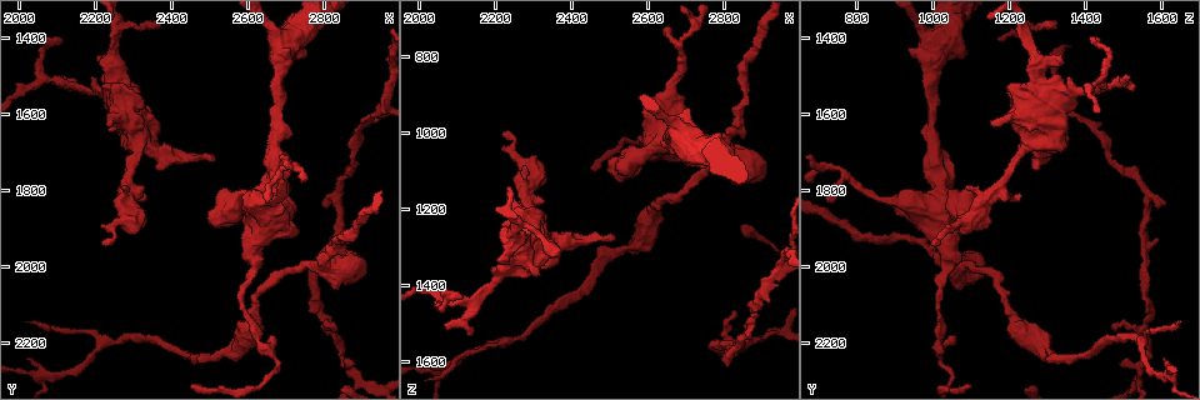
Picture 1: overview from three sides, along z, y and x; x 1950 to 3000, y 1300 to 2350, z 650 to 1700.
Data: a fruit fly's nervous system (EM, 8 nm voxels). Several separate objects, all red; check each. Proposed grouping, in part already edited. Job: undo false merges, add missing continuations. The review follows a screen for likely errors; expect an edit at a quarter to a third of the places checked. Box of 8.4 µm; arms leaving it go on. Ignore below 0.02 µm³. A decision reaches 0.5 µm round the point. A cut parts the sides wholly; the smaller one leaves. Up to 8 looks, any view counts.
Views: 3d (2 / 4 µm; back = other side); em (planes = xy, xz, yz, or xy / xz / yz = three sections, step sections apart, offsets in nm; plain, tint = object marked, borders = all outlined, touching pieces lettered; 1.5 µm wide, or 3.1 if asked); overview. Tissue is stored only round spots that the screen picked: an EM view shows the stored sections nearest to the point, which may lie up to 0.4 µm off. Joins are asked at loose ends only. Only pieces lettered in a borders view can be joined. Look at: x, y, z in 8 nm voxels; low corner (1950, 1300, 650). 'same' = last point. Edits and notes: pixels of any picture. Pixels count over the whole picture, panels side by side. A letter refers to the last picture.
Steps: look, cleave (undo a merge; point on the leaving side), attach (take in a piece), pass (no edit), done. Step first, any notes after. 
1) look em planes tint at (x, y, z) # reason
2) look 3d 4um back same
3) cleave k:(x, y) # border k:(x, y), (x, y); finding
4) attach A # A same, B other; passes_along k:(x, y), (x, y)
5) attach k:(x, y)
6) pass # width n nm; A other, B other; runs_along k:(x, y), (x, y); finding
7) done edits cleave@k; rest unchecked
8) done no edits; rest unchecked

look 3d 4um at (2840, 2175, 1480) # branch stops here

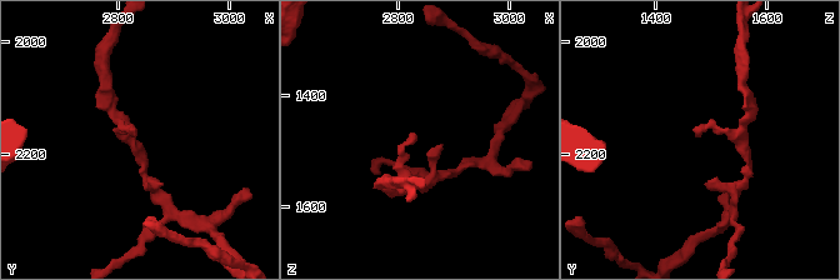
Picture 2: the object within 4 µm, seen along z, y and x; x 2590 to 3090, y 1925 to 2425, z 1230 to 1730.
look em xz step 8 borders at (2835, 2165, 1480)

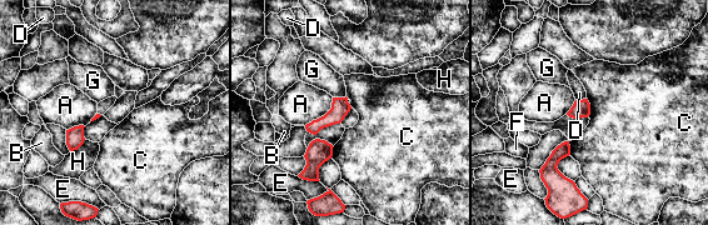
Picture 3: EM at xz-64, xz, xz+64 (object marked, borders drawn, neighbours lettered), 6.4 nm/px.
pass # A other, B other, C other, D other, E other, F other, G other, H other; runs_along 3:(344, 100), (314, 130), (312, 175); no lettered piece goes on from it

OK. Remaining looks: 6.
look em planes borders at (2670, 2190, 1065) # an open end

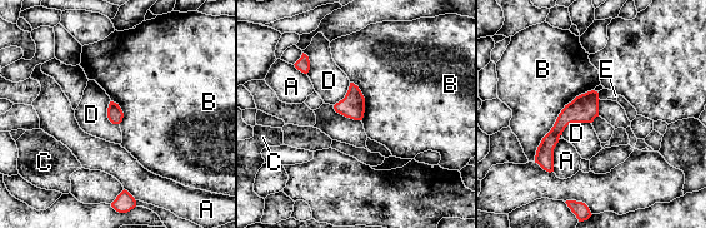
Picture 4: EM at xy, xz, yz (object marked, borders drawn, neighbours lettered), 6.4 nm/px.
pass # longest_contact B 550 nm; A other, B other, C other, D other, E other; runs_along 4:(594, 94), (557, 128), (550, 154); no lettered piece goes on from it

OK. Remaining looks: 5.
look 3d 2um back at (2820, 1950, 990) # calibre changes

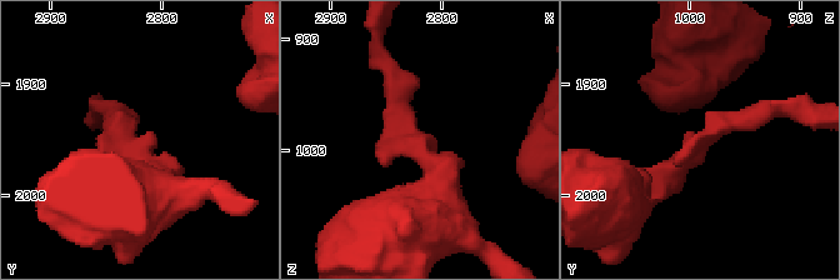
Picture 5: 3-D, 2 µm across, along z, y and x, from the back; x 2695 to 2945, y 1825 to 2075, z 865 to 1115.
look em yz step 8 borders at (2822, 1954, 990)

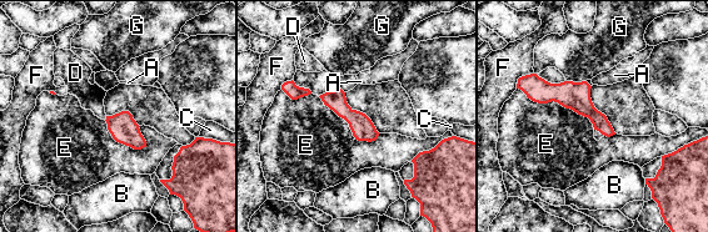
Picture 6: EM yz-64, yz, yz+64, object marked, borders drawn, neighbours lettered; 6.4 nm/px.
pass # A other, B other, C other, D other, E other, F other, G other; continuous, no second neuron

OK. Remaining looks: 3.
done no edits; rest unchecked

